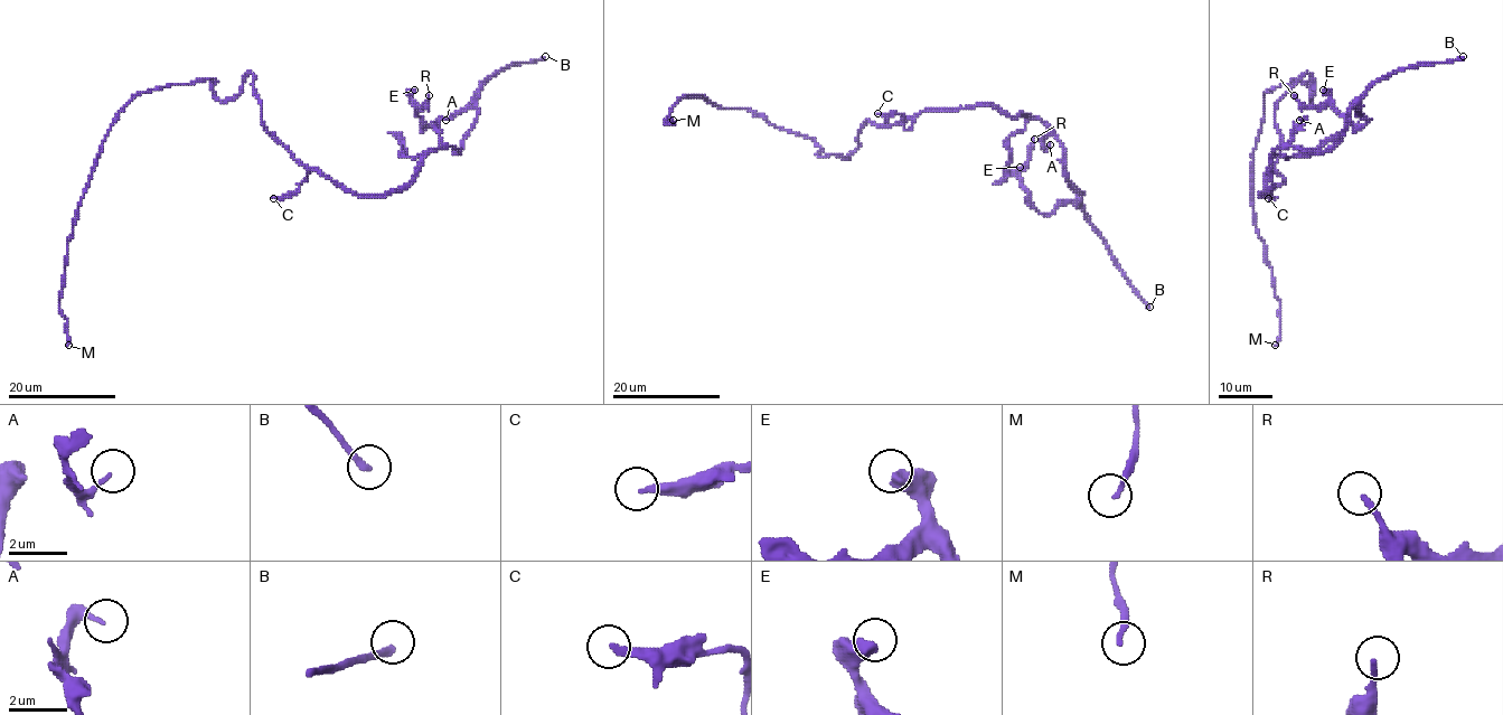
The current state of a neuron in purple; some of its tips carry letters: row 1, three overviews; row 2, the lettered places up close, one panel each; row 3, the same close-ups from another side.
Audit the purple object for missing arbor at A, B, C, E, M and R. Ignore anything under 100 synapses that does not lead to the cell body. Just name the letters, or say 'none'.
B

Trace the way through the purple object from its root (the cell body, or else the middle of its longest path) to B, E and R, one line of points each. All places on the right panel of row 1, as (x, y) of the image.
B: (1274, 112), (1280, 154), (1260, 195), (1271, 186), (1274, 151), (1327, 151), (1347, 111), (1377, 82), (1463, 56)
E: (1274, 112), (1280, 154), (1260, 195), (1274, 151), (1327, 151), (1354, 105), (1370, 120), (1351, 124), (1323, 90)
R: (1274, 112), (1280, 154), (1260, 195), (1274, 151), (1327, 151), (1354, 105), (1370, 120), (1351, 124), (1294, 95)

